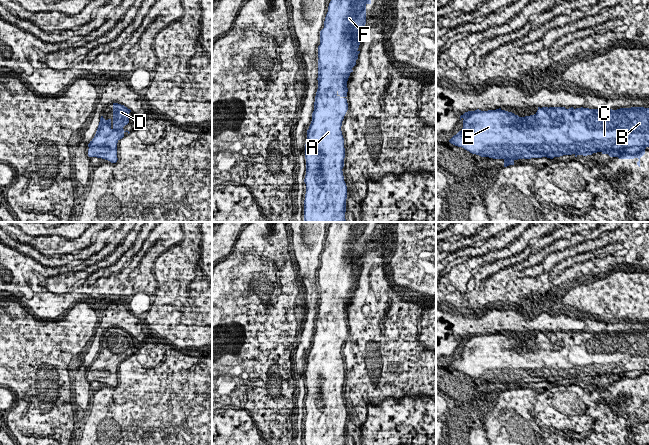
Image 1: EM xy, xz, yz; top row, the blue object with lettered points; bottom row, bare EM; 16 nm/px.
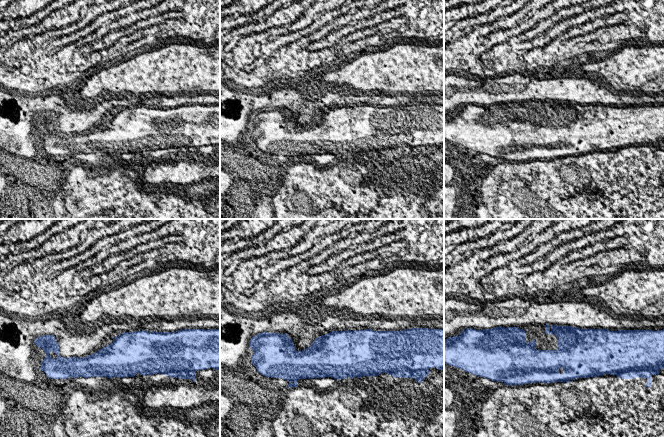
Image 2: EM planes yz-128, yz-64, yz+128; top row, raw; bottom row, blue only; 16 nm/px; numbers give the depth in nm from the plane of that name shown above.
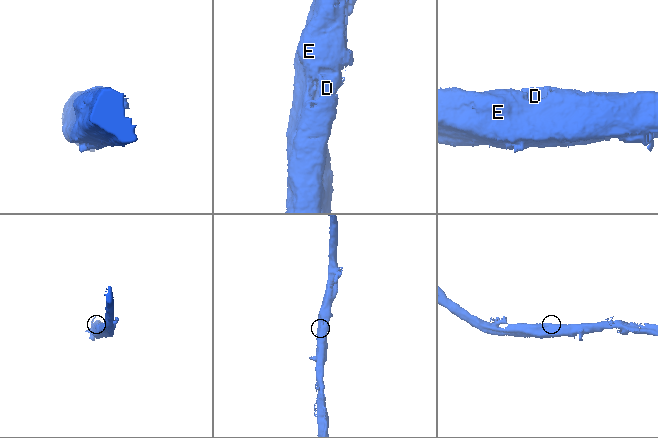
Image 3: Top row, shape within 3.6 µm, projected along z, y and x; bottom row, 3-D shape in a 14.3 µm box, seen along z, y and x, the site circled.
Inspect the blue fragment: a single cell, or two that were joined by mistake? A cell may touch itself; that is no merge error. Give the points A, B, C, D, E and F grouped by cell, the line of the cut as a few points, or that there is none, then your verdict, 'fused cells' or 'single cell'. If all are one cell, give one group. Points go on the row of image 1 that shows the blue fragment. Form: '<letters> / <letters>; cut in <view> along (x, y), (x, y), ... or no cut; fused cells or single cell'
A B C D E F; no cut; single cell

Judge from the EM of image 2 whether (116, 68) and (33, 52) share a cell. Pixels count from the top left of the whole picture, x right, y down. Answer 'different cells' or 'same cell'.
different cells

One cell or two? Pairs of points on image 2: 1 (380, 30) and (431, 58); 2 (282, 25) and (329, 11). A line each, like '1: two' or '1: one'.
1: one
2: one

